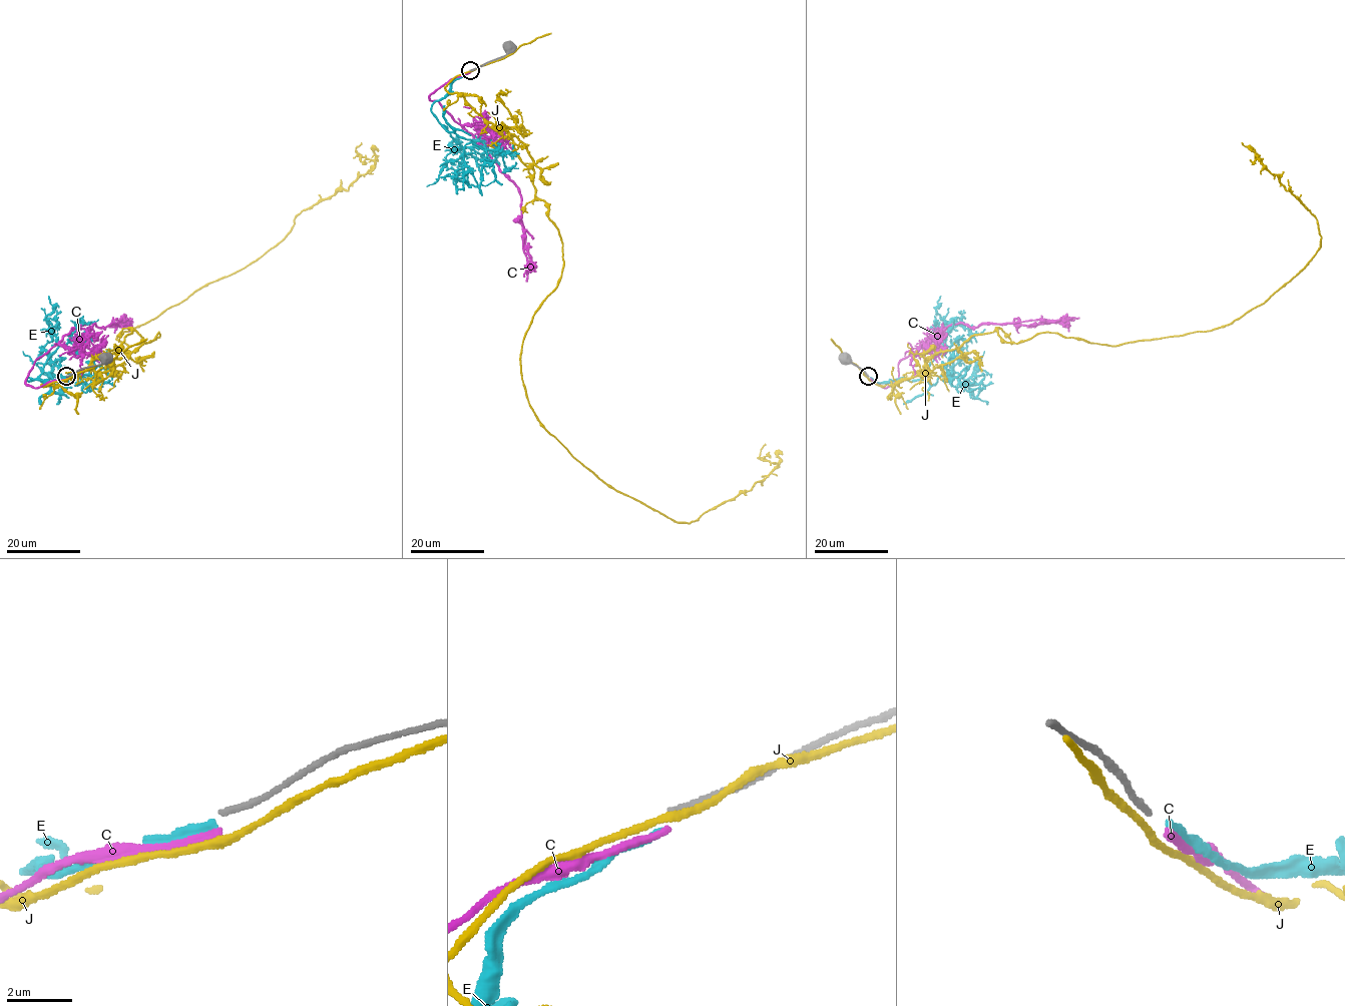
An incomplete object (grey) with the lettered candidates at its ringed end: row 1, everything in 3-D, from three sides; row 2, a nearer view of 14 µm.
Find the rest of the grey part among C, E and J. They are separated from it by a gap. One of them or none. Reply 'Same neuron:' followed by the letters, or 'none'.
Same neuron: none

